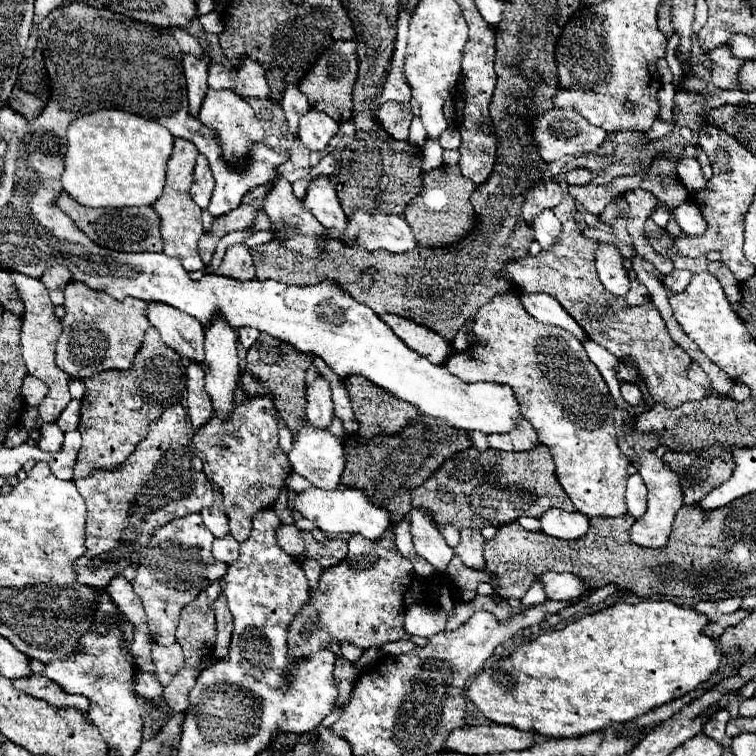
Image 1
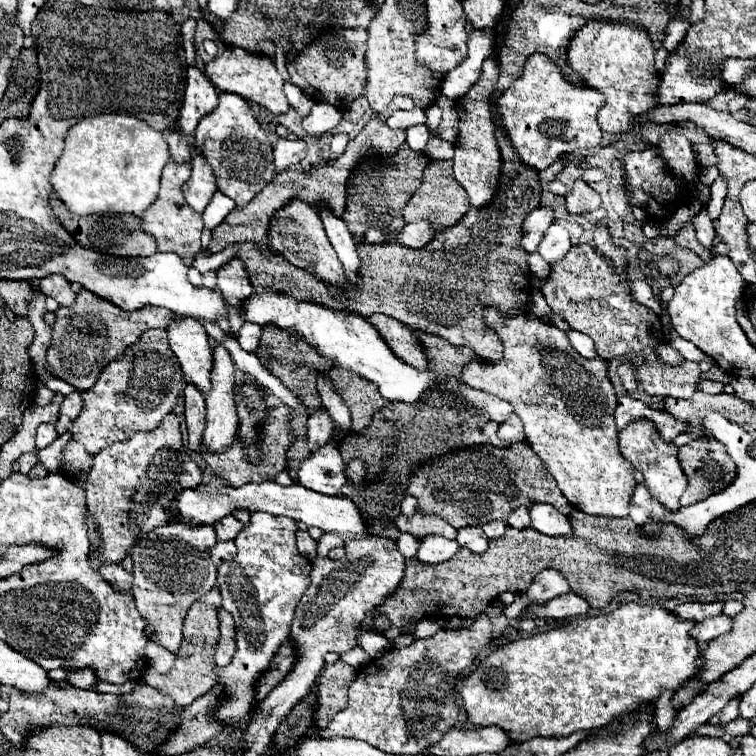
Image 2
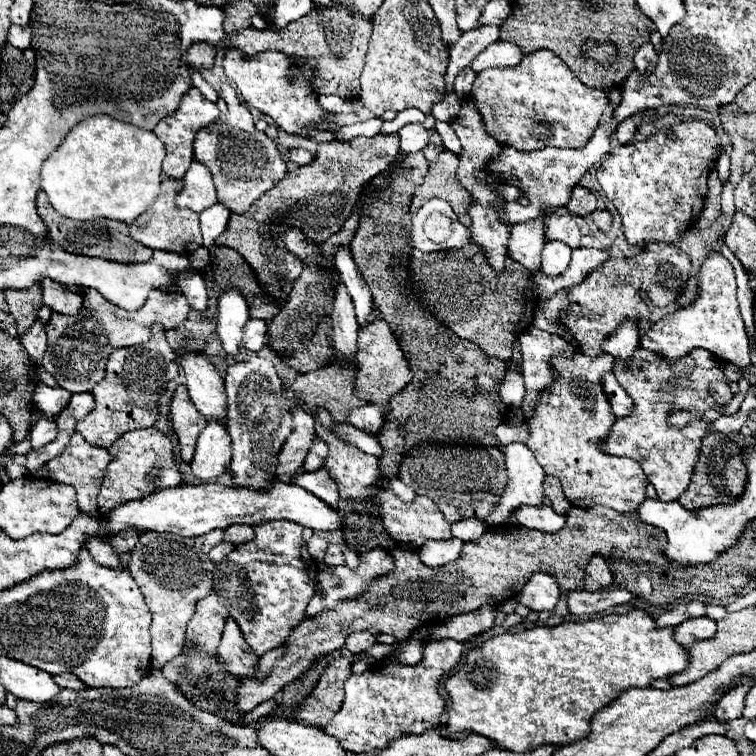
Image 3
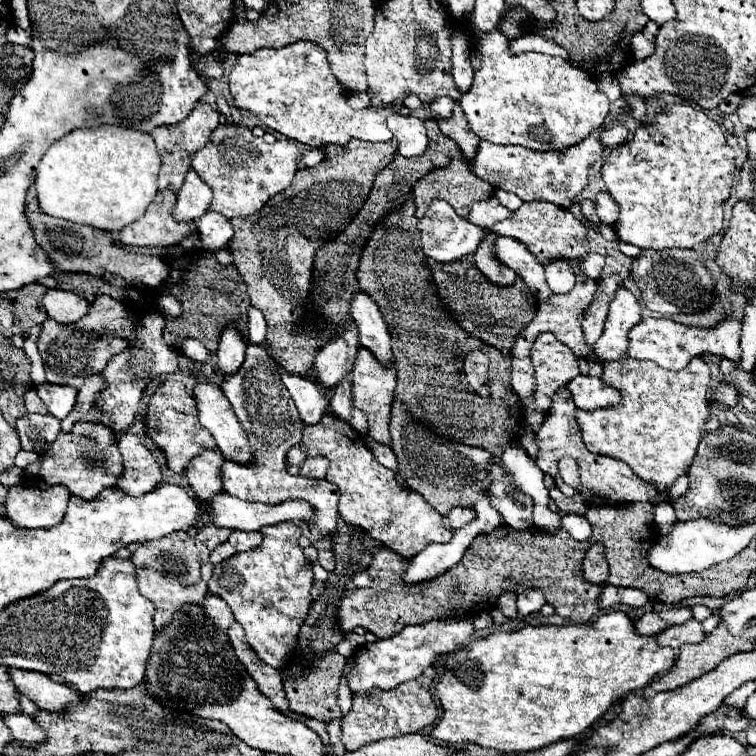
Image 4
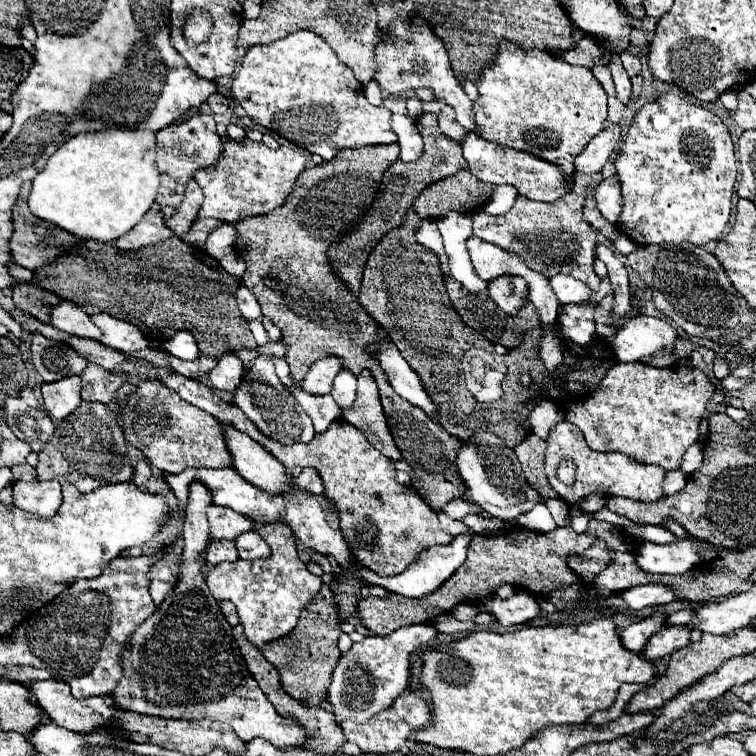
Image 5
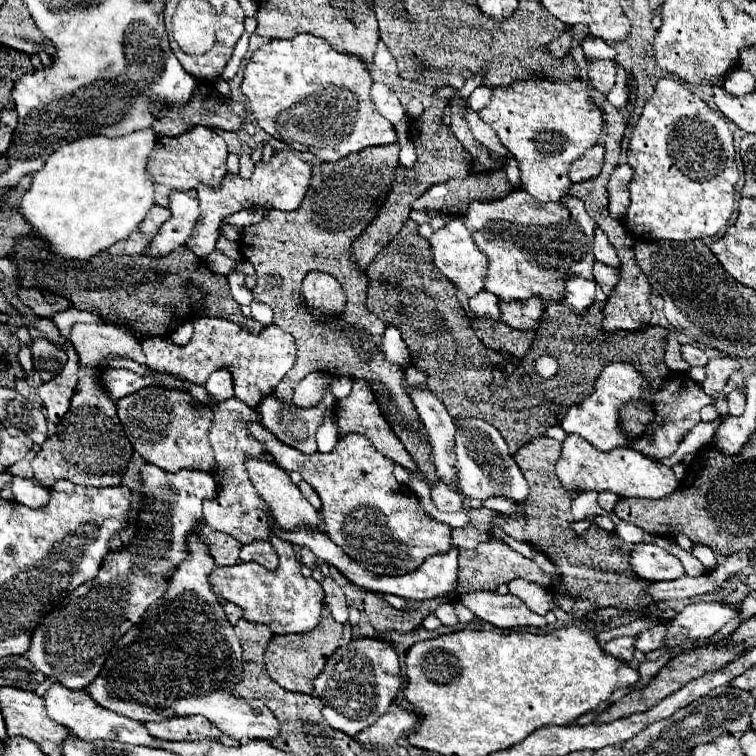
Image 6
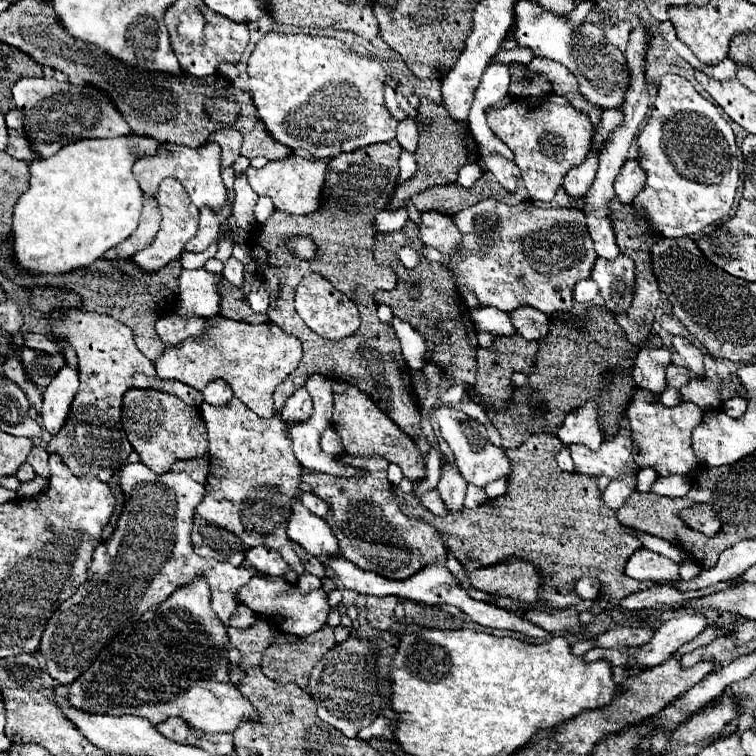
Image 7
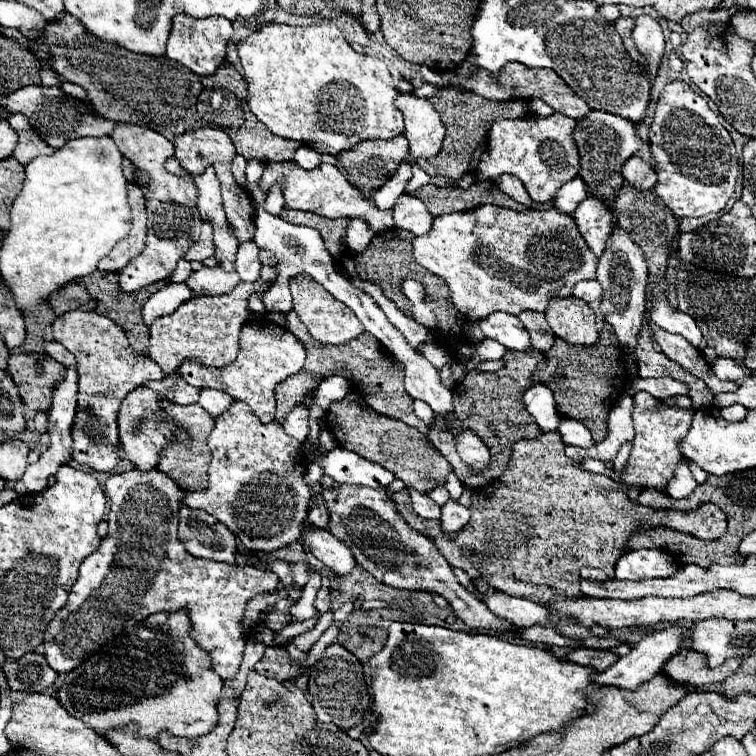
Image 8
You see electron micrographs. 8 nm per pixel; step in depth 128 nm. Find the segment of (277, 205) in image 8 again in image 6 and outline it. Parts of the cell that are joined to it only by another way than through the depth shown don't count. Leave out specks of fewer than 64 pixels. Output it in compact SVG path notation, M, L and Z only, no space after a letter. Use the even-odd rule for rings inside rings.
M244 210L244 212L238 212L238 214L226 216L226 218L222 220L222 224L232 224L232 226L246 228L246 226L250 226L250 224L260 222L266 214L268 214L268 210Z

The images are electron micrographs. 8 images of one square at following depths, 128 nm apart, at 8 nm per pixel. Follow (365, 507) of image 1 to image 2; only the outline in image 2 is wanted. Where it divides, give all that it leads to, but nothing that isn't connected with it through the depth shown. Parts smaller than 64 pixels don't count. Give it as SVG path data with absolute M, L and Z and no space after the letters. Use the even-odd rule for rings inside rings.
M210 480L204 482L198 488L182 490L174 502L170 502L168 510L178 514L178 522L190 522L190 524L214 524L220 518L232 514L234 508L242 508L248 512L268 512L268 514L278 514L278 516L288 516L292 520L300 520L306 526L316 526L322 532L352 532L356 536L366 536L368 526L362 520L362 514L358 506L346 498L346 496L324 496L320 492L314 492L310 488L304 488L302 484L290 484L290 486L280 486L272 480L268 482L248 482L242 484L240 488L232 488L222 480Z

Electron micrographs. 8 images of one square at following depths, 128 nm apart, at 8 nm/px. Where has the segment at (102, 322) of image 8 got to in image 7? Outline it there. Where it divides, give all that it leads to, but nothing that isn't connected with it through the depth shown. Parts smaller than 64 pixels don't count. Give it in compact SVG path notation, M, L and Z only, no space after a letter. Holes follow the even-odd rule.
M72 308L68 312L68 318L58 326L58 334L64 336L76 350L80 388L74 396L64 426L46 444L46 452L58 454L70 472L78 478L92 474L98 480L108 482L116 472L122 470L122 464L134 450L120 422L122 396L130 388L132 374L144 372L148 376L154 376L154 366L136 348L132 330L110 316Z

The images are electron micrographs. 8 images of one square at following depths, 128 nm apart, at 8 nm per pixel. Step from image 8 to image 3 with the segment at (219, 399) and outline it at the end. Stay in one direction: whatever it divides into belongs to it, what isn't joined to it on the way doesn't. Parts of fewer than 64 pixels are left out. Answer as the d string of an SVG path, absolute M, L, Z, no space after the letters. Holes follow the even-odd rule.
M236 286L218 296L218 314L216 334L220 336L226 354L236 356L242 350L242 328L250 318L248 302Z

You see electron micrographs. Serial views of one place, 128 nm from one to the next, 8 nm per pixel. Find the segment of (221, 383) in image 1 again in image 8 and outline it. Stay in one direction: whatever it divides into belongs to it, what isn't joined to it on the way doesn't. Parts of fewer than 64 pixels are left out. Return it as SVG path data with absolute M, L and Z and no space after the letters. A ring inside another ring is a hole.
M186 608L176 612L156 612L142 622L124 628L112 642L82 662L82 666L66 674L58 692L66 712L80 718L96 732L138 722L140 736L150 740L154 740L160 730L170 730L170 734L184 738L198 738L214 730L218 724L218 702L236 700L238 696L230 686L224 686L224 680L212 670L212 656L192 638L192 622L188 614Z

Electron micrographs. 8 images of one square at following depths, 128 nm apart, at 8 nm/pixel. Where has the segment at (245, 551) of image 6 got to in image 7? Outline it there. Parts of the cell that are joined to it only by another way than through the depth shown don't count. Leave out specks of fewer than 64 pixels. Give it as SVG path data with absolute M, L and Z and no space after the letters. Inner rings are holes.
M256 546L256 548L248 548L246 550L246 562L270 576L286 576L288 572L288 564L284 562L284 558L276 552L270 550L268 546Z

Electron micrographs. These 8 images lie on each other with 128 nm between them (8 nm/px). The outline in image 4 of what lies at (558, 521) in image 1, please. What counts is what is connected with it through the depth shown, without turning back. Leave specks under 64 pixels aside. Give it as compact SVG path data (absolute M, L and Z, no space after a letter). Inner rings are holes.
M494 458L494 464L490 468L492 486L488 490L488 496L492 498L492 504L502 514L502 518L506 520L508 526L512 526L516 530L532 528L532 502L528 500L528 496L524 496L520 492L510 492L504 496L504 492L502 492L504 470L498 462L500 460ZM564 514L564 516L562 516L562 528L568 530L570 536L576 538L576 540L586 540L586 538L590 538L590 524L586 522L584 516Z

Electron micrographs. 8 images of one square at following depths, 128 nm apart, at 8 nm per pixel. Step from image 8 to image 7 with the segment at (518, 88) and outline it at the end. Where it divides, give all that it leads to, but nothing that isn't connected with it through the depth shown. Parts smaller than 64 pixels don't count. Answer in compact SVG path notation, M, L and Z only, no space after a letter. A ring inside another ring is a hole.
M534 58L528 68L532 72L540 72L544 74L552 84L554 84L554 92L558 94L564 94L572 106L576 106L580 112L588 114L590 120L598 126L600 124L600 118L602 118L602 108L600 106L594 106L590 104L582 94L578 94L578 78L560 62L554 62L550 58Z

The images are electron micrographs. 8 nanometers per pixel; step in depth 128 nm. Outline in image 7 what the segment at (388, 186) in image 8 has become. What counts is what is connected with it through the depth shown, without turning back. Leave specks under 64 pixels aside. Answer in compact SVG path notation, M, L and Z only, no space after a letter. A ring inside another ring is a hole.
M402 150L402 154L400 154L400 180L398 182L408 180L414 172L416 172L416 158L414 158L414 154Z

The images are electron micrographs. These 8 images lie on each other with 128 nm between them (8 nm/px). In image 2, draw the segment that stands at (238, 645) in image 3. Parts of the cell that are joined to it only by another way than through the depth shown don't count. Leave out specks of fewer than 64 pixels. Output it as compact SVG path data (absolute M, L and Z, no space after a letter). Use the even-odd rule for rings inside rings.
M220 608L218 618L220 618L220 640L216 644L216 664L226 666L226 664L230 664L234 650L236 650L236 640L234 640L236 632L234 632L232 614L228 614L224 608Z

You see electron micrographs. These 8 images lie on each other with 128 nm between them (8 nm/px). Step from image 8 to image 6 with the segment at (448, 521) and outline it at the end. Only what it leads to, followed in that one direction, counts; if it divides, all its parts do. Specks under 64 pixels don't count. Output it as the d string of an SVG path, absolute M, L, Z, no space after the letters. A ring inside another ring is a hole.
M406 382L406 392L410 394L434 448L434 464L442 482L456 480L456 454L454 454L454 418L448 414L446 406L432 394L428 386L412 386Z

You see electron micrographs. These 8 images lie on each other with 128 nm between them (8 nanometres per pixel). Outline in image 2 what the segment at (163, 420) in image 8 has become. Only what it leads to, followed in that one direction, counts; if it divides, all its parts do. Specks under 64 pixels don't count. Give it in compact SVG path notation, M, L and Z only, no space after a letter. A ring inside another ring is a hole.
M188 384L186 390L184 390L184 400L186 400L184 414L186 414L186 424L188 424L190 448L200 452L200 448L202 448L202 434L204 434L204 426L206 426L204 396L194 384Z

